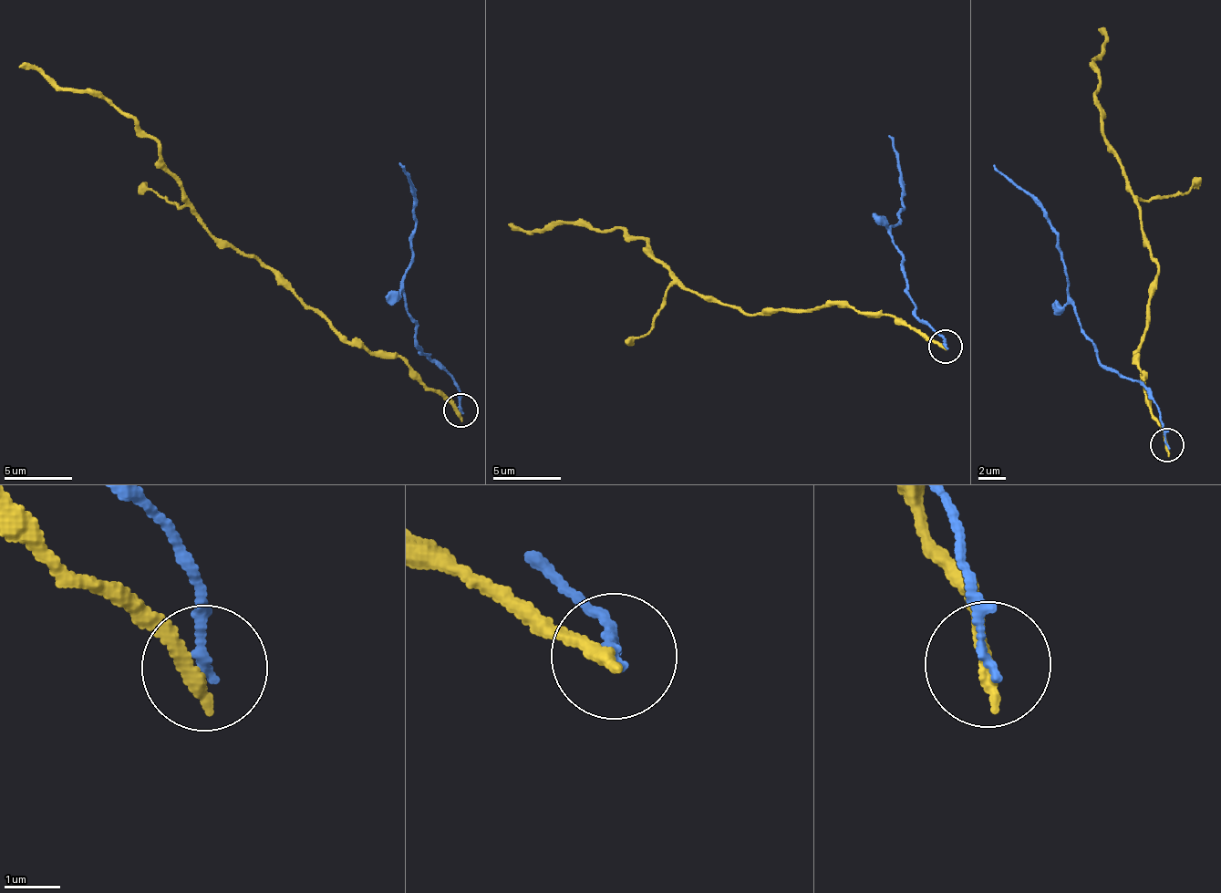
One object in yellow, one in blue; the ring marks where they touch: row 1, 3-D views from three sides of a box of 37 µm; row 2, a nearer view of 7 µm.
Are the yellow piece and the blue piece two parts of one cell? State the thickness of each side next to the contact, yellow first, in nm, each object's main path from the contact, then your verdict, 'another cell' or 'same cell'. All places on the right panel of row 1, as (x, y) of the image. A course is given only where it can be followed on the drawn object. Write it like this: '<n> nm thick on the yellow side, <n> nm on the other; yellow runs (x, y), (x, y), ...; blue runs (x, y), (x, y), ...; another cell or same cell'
280 nm thick on the yellow side, 170 nm on the other; yellow runs (1167, 443), (1138, 370), (1156, 272), (1136, 198), (1102, 129), (1093, 67), (1104, 35), (1097, 29); blue runs (1167, 444), (1157, 405), (1137, 382), (1111, 371), (1077, 315), (1056, 230), (1029, 195), (992, 167); another cell

